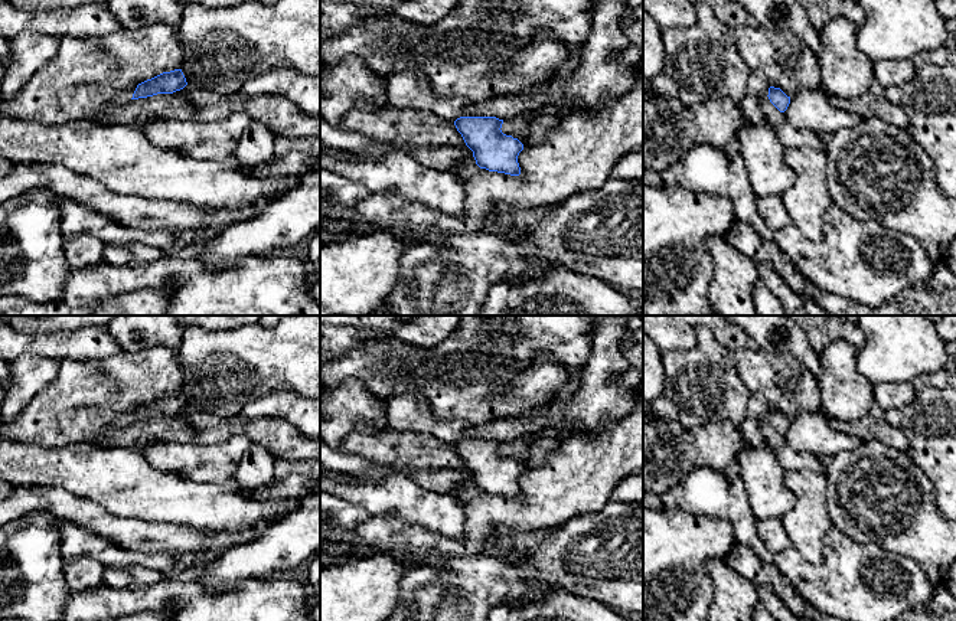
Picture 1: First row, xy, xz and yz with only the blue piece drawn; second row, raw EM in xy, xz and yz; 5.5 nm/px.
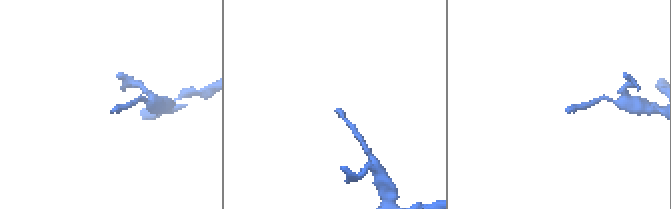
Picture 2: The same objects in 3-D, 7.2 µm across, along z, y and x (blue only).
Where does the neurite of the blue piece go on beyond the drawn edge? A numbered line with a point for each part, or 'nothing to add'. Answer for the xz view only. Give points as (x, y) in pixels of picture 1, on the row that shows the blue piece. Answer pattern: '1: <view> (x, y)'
1: xz (410, 88)

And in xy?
1: xy (123, 97)

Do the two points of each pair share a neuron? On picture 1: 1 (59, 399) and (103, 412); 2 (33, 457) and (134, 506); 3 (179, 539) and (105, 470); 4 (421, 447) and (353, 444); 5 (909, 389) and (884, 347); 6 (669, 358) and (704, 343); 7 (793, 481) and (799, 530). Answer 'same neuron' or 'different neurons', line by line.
1: same neuron
2: same neuron
3: different neurons
4: same neuron
5: different neurons
6: same neuron
7: same neuron

